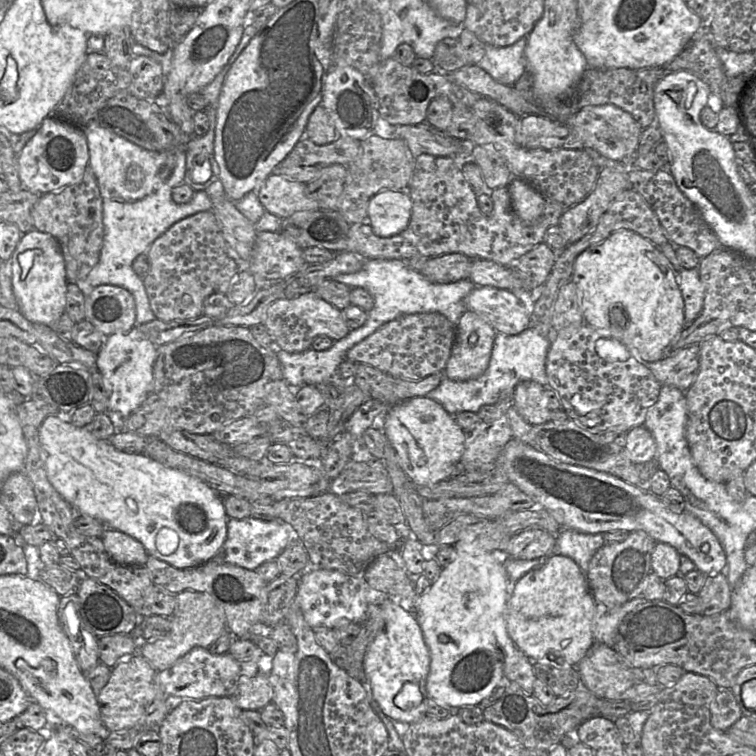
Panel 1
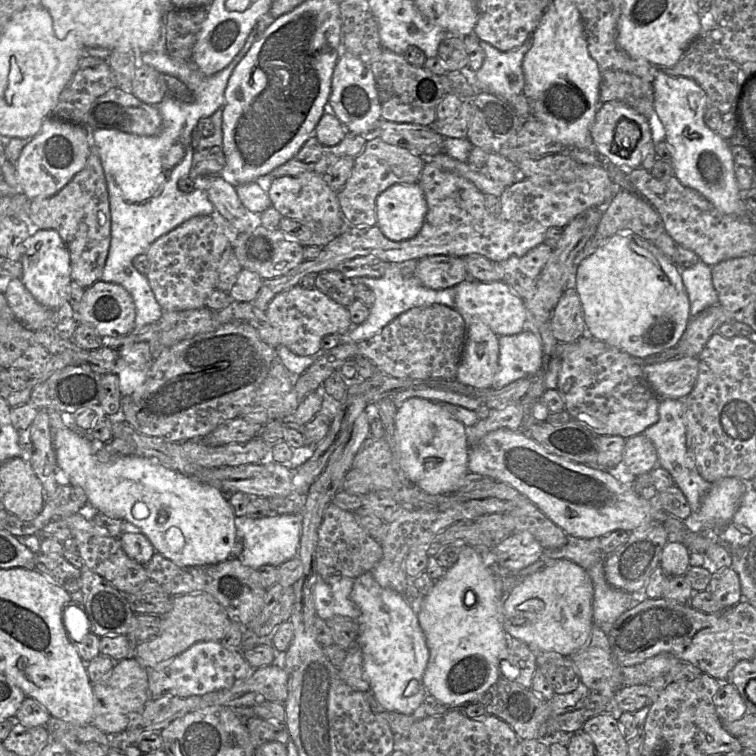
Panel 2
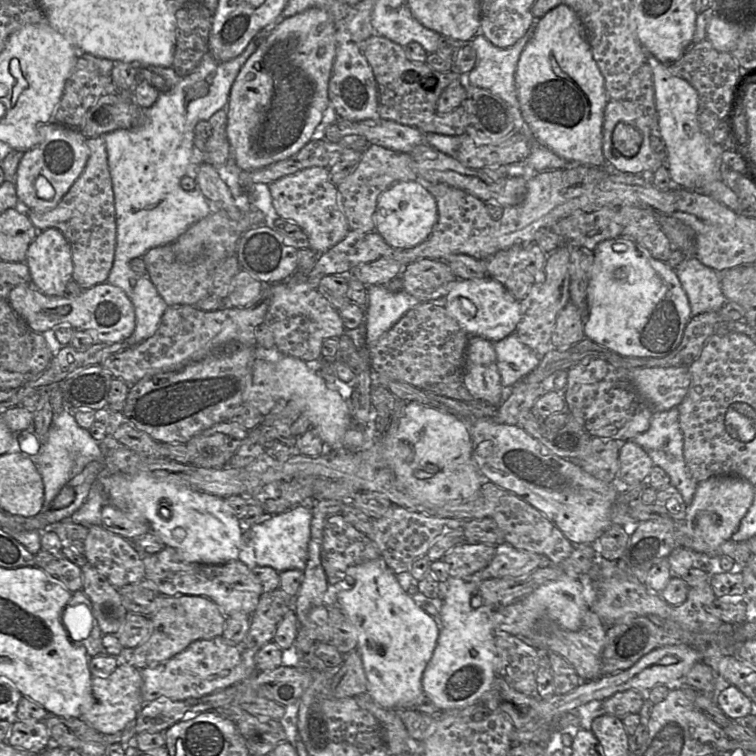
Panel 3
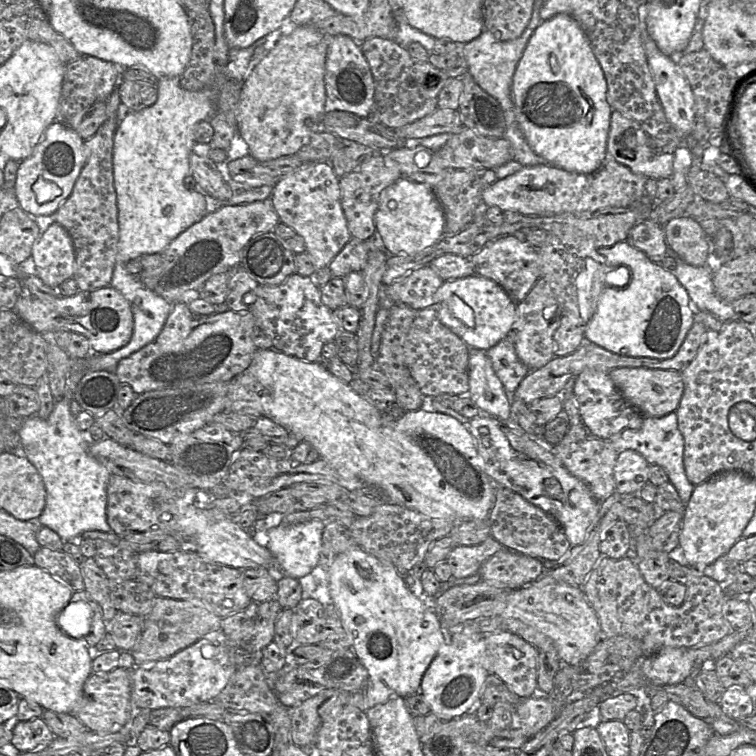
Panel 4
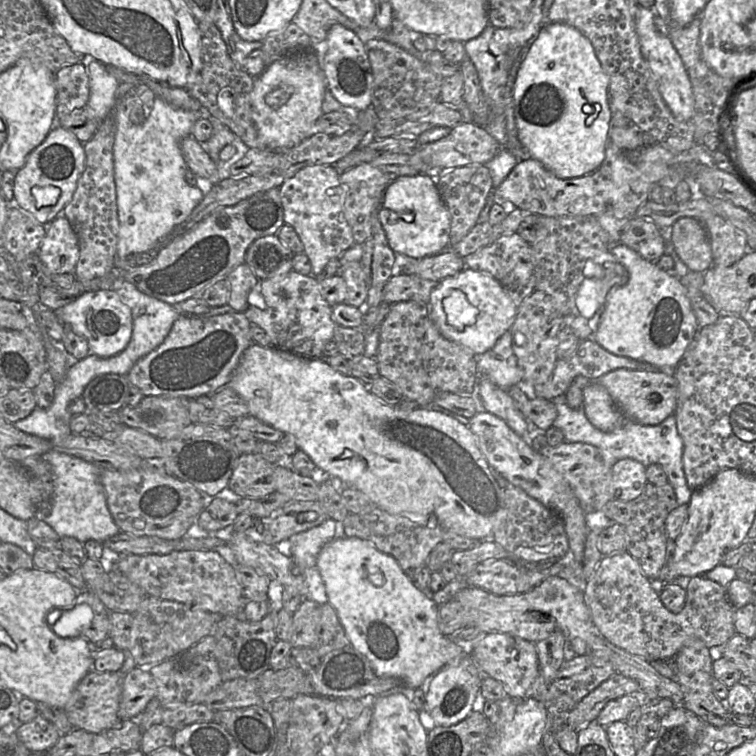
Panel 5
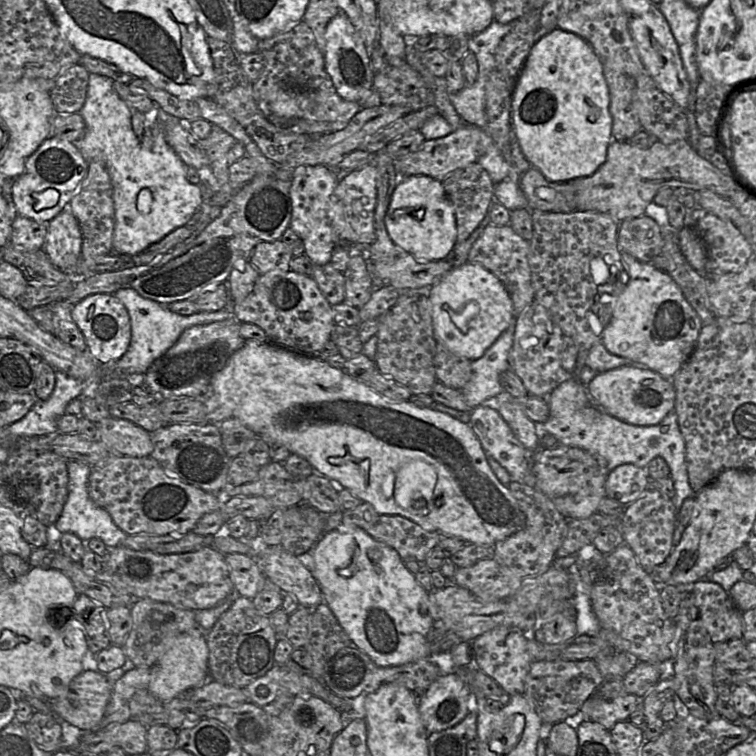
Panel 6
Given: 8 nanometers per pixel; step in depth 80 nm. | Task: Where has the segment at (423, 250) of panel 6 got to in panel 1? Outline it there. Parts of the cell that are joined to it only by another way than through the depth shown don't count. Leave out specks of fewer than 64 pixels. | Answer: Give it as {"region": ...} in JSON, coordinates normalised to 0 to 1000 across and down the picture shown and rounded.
{"region":[[[508,251],[487,269],[487,295],[495,308],[517,313],[536,304],[544,288],[545,267],[538,253]]]}

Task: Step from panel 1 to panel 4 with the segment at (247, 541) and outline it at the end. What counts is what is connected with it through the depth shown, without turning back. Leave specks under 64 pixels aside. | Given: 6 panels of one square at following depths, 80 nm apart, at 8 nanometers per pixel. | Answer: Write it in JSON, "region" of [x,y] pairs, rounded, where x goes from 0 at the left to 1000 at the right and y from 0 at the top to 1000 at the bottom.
{"region":[[[410,688],[394,693],[370,692],[357,697],[352,706],[349,704],[337,704],[336,714],[351,722],[361,734],[365,761],[376,759],[396,766],[409,759],[425,743],[426,705],[431,689]]]}

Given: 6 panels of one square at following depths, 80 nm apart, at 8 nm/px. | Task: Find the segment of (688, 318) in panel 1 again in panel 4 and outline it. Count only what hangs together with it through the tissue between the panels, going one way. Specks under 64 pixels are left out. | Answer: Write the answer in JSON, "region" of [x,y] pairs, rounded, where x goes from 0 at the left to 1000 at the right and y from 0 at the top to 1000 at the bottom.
{"region":[[[894,340],[893,365],[907,382],[914,402],[921,411],[935,411],[954,425],[976,423],[967,401],[955,397],[947,388],[942,362],[946,351],[915,352]]]}

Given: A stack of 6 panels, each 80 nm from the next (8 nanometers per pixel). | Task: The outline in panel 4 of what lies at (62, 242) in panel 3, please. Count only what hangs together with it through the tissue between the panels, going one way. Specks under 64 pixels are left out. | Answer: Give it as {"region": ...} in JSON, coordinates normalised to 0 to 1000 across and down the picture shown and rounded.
{"region":[[[78,295],[58,298],[42,327],[41,344],[48,364],[63,378],[78,377],[97,366],[101,339],[91,307]]]}

